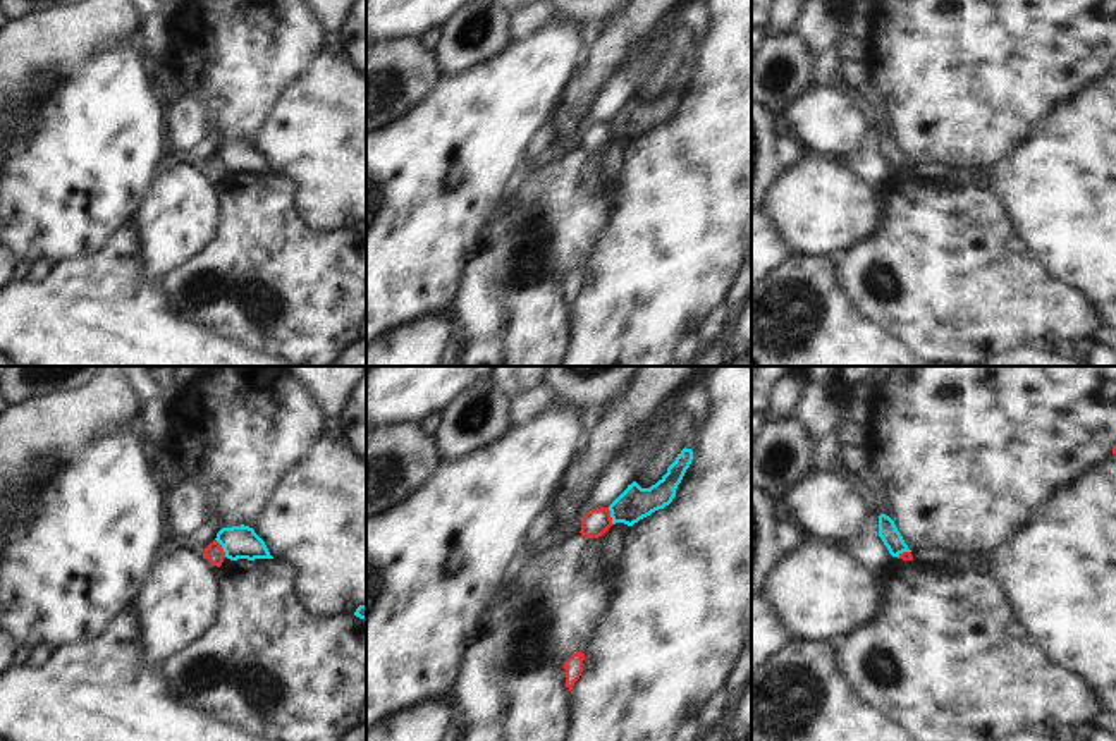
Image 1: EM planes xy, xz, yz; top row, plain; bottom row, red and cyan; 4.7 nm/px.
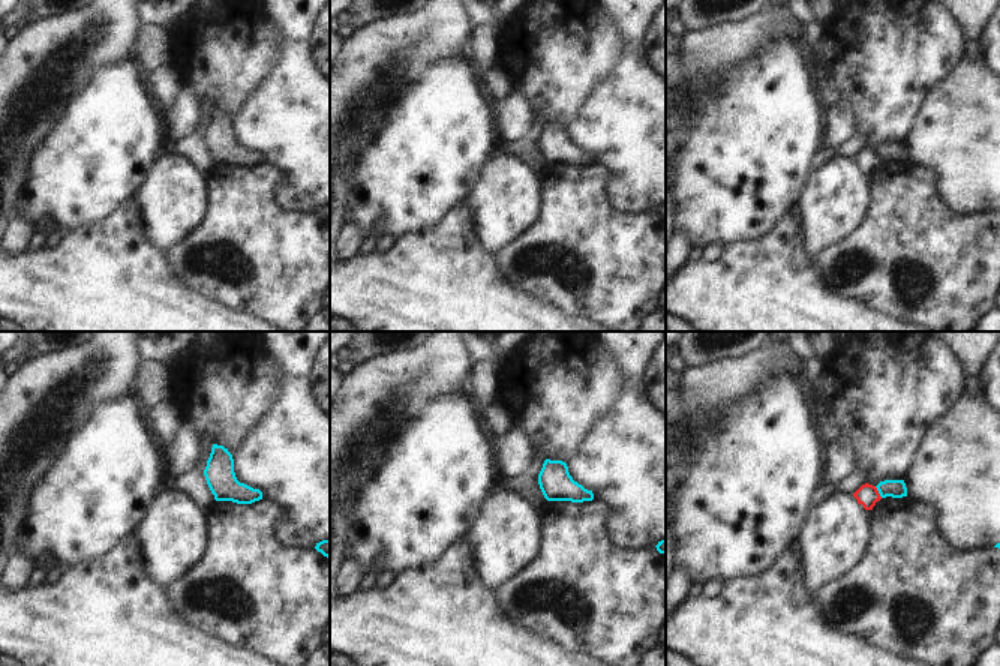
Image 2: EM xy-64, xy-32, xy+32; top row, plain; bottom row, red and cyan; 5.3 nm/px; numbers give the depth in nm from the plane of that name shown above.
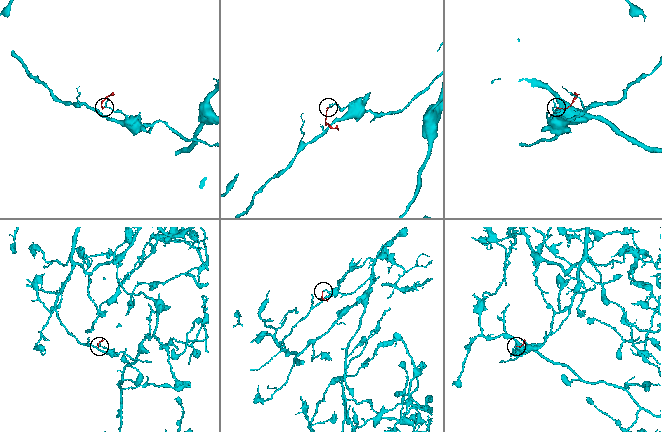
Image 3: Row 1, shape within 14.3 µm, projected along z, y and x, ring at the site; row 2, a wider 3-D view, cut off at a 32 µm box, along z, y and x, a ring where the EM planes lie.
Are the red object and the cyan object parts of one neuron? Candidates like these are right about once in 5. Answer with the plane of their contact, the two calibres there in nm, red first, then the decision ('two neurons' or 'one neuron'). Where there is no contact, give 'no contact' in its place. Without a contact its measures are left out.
xy | 90/160 nm | two neurons

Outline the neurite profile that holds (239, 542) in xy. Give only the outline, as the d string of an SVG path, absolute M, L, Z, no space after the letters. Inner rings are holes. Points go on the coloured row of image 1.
M232 526L222 528L215 538L224 552L225 557L230 560L237 559L273 559L265 545L265 542L254 533L249 526Z

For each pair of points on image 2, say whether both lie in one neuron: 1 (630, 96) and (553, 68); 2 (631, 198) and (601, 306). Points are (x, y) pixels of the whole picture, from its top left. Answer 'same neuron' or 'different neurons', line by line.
1: different neurons
2: different neurons

